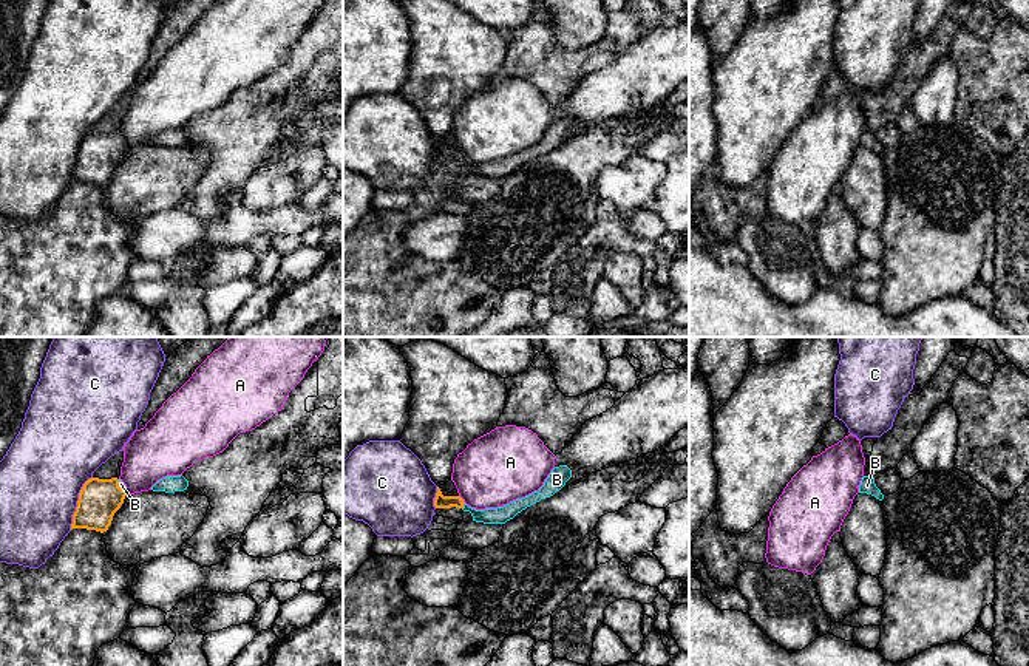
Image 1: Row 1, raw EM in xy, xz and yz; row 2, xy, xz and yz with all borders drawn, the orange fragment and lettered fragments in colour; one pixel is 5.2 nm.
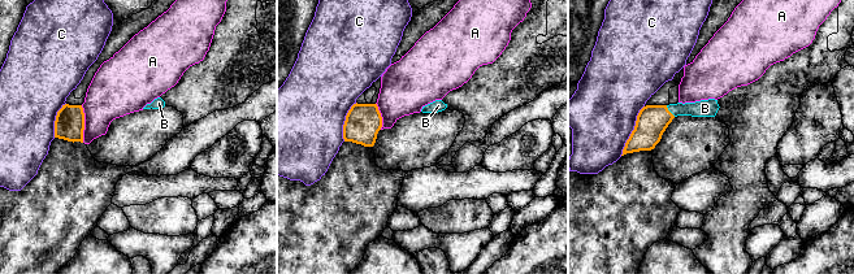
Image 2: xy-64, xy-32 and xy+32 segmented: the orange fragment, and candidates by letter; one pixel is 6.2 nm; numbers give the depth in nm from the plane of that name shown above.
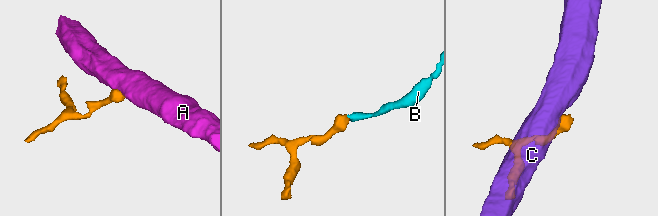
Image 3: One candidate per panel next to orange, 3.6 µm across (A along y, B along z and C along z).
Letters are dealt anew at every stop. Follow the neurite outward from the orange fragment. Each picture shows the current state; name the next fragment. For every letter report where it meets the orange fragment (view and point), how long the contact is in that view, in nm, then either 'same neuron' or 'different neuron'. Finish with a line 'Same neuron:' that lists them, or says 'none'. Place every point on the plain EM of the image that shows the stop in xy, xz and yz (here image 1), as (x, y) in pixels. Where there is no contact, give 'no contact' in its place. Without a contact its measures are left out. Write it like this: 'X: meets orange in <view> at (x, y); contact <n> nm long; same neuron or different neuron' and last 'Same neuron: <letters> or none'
A: meets orange in xz at (462, 153); contact 60 nm long; different neuron
B: meets orange in xz at (462, 161); contact 40 nm long; same neuron
C: meets orange in xy at (78, 156); contact 300 nm long; different neuron
Same neuron: B

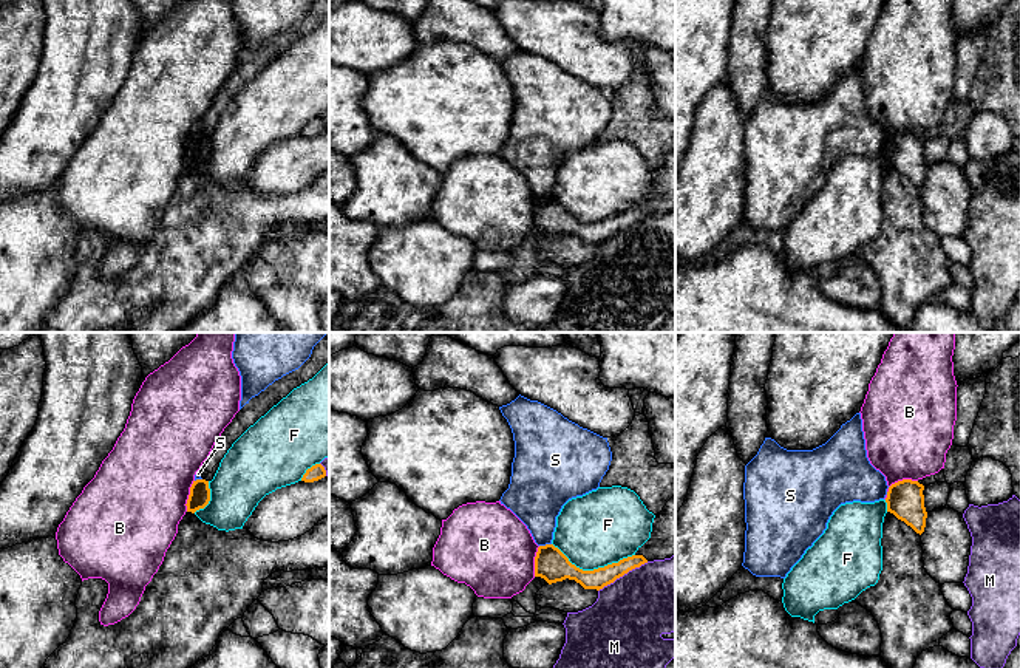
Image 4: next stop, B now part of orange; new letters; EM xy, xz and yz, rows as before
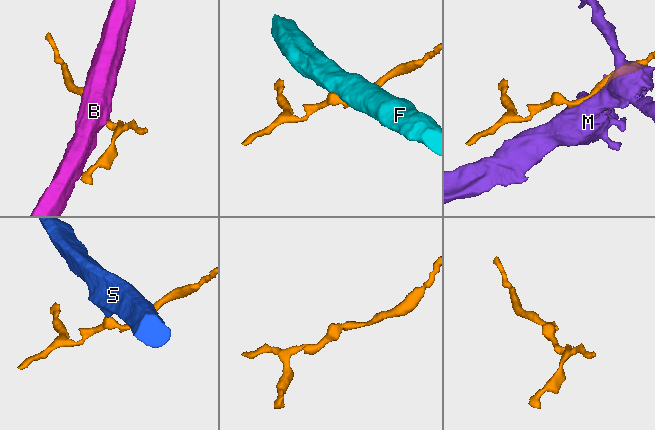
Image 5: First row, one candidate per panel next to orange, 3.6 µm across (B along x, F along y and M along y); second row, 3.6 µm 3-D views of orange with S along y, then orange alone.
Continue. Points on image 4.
B: meets orange in yz at (900, 135); contact 170 nm long; different neuron
F: meets orange in xz at (594, 223); contact 440 nm long; different neuron
M: meets orange in xz at (623, 228); contact 300 nm long; different neuron
S: meets orange in xz at (546, 198); contact 70 nm long; different neuron
Same neuron: none

